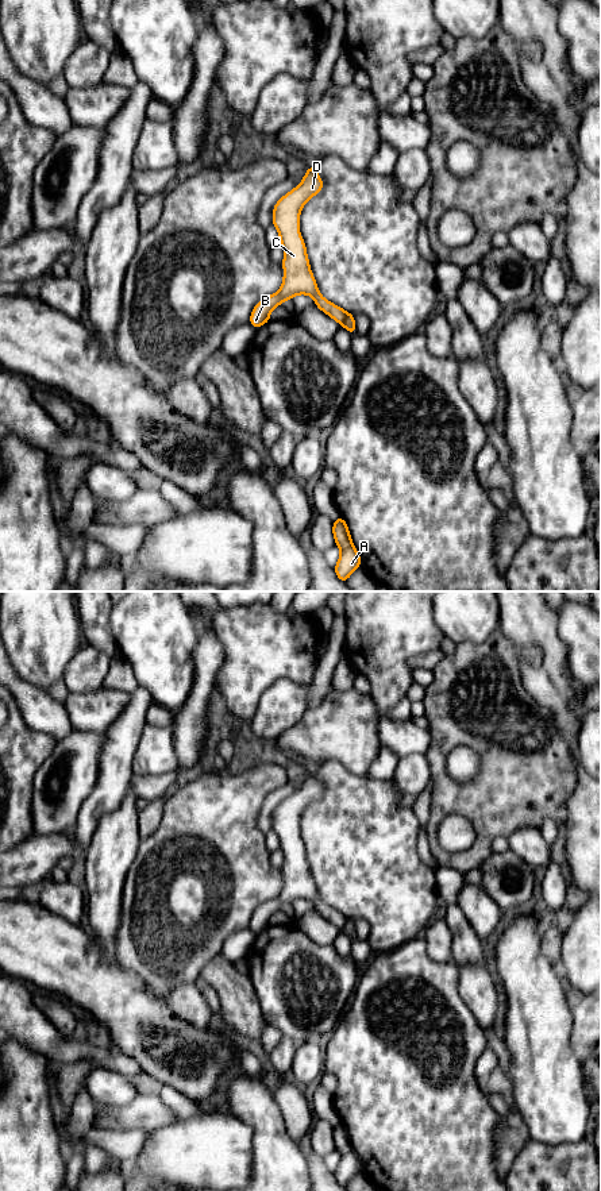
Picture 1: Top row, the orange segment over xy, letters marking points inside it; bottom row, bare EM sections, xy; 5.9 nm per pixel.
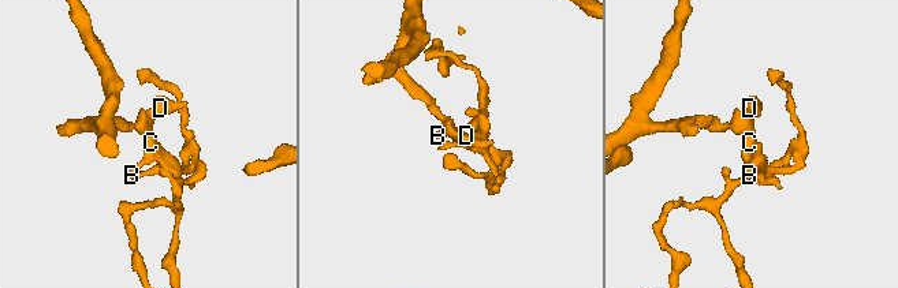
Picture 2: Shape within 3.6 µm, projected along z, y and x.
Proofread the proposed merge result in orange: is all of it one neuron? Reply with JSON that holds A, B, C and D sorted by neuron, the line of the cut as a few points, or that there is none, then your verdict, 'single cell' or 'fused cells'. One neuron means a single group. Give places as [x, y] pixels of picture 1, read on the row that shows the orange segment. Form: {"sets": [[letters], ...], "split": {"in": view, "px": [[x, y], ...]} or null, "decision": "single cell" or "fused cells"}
{"sets": [["A"], ["B", "C", "D"]], "split": {"in": "xy", "px": [[347, 313], [342, 324]]}, "decision": "fused cells"}

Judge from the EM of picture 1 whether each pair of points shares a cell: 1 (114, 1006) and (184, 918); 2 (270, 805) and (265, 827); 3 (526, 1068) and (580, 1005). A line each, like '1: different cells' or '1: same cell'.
1: different cells
2: same cell
3: different cells

